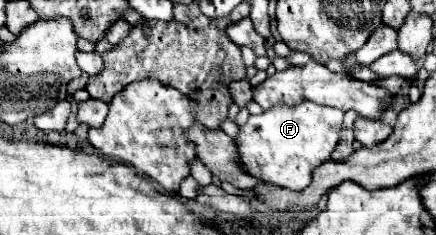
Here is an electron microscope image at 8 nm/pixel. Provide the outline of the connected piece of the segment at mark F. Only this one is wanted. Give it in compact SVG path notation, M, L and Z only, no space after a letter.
M304 101L294 107L280 105L264 111L262 115L250 115L234 137L238 149L236 163L240 163L244 173L256 179L290 191L304 191L312 181L312 171L332 155L342 129L342 117L342 111L316 105L312 101Z

